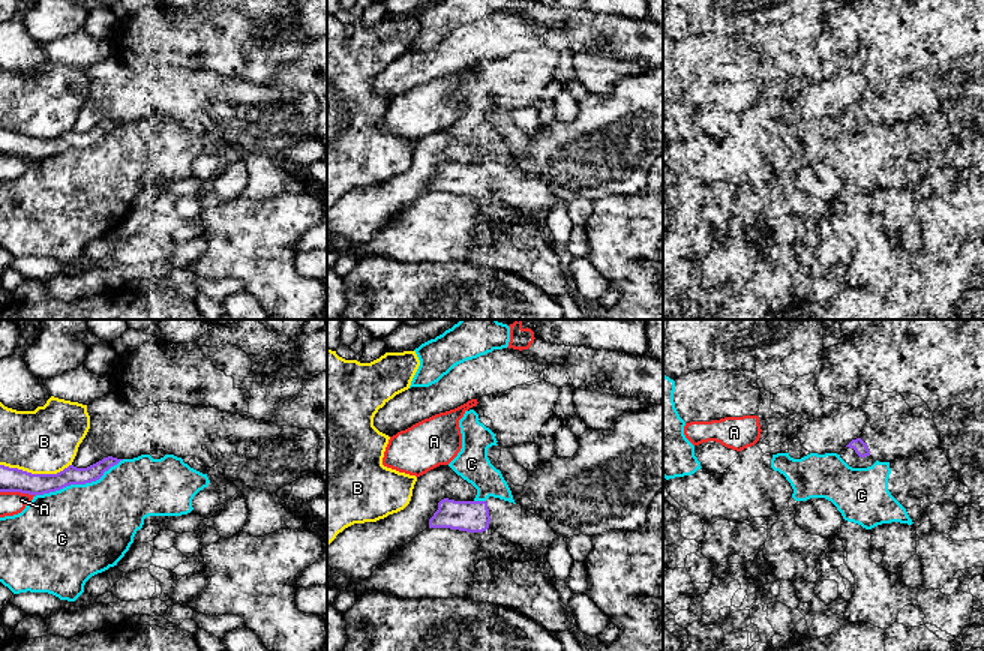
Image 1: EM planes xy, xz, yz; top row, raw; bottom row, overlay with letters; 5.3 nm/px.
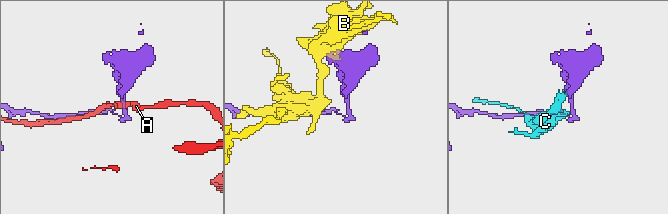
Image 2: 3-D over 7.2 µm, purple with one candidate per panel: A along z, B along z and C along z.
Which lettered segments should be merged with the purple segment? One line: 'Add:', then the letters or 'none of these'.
Add: none of these

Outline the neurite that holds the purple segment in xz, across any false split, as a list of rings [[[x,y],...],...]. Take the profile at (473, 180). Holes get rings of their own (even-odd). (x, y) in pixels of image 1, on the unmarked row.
[[[489,160],[486,165],[454,165],[444,162],[429,183],[429,192],[450,192],[466,196],[483,196],[488,192],[500,196],[507,206],[543,216],[558,200],[537,178]]]

